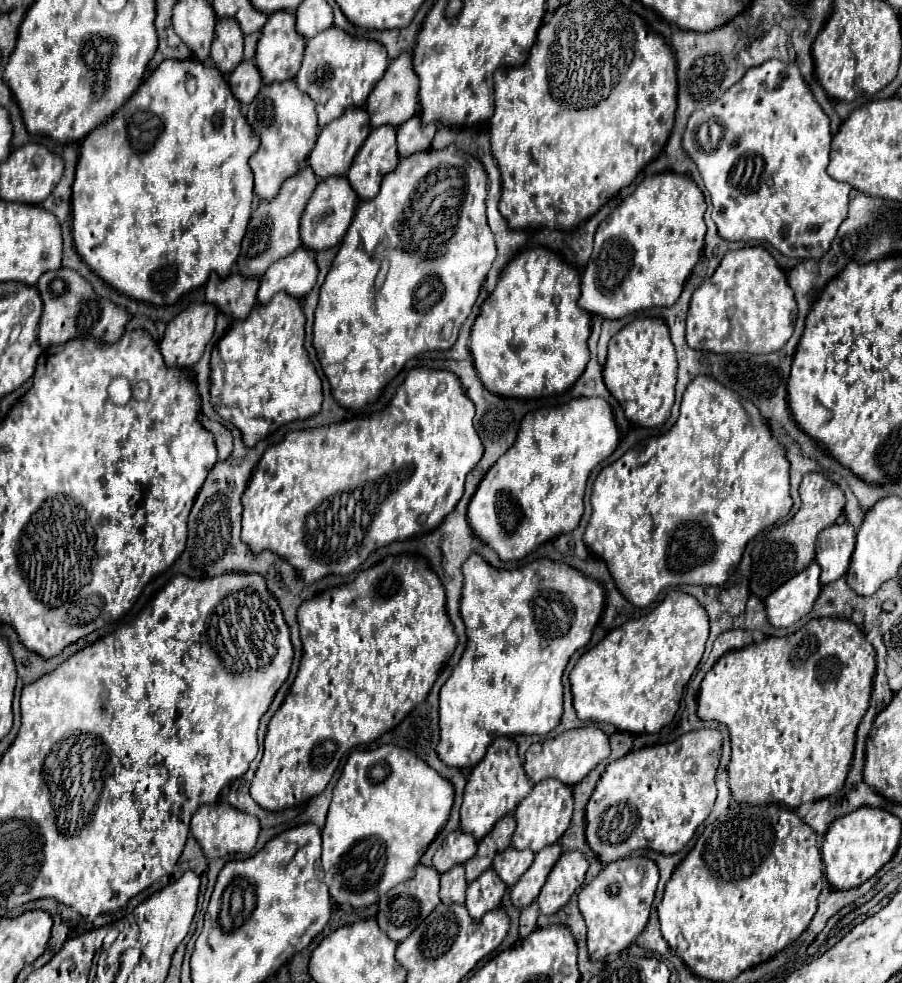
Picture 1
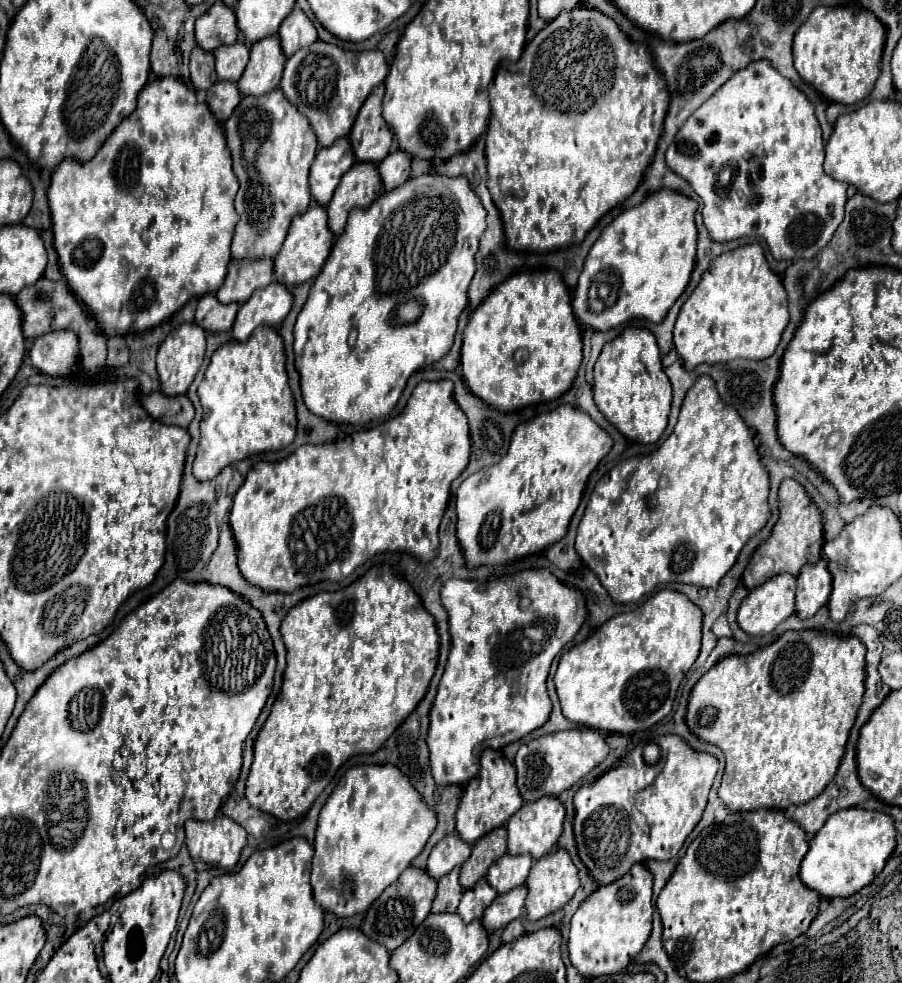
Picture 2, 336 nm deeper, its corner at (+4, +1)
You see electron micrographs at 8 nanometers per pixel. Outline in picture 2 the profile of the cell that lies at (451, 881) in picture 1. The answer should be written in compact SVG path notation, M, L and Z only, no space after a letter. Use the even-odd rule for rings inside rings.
M455 867L449 875L439 879L439 887L437 887L437 895L431 907L431 913L455 913L459 901L463 895L463 887L459 885L459 867Z

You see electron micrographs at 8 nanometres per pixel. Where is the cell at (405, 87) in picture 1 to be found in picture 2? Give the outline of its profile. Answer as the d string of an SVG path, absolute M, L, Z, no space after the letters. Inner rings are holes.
M383 85L373 89L373 93L363 103L355 119L353 131L349 133L357 161L369 161L377 165L391 151L393 133L381 115L383 91L385 91Z

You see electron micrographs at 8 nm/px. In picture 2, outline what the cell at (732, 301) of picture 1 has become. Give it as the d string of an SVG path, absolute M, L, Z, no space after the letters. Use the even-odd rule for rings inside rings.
M759 243L727 251L711 261L691 297L683 303L673 343L687 369L699 363L725 363L733 359L767 359L777 349L789 323L787 299L781 279L769 269Z

